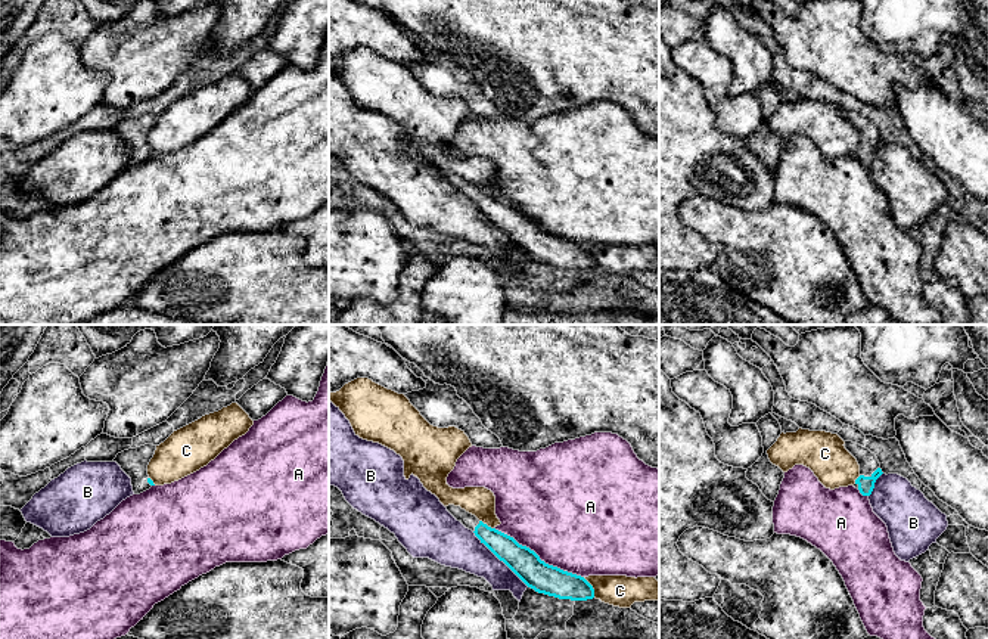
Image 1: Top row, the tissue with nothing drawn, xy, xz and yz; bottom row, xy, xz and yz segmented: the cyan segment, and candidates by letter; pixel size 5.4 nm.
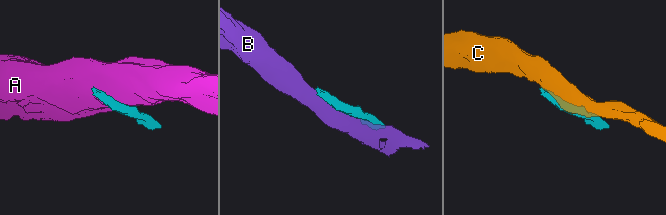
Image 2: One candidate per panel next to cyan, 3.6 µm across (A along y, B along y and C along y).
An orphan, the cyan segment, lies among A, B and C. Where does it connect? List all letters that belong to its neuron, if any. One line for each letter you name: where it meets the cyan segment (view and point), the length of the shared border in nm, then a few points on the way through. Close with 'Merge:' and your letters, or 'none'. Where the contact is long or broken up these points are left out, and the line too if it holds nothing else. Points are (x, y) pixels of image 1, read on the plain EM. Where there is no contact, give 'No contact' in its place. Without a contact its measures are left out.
Merge: none

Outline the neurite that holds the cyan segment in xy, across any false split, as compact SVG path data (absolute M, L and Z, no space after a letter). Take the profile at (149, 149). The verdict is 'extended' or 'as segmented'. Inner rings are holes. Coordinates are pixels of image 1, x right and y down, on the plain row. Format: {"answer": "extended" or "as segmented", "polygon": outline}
{"answer": "extended", "polygon": "M145 114L136 118L128 118L116 124L116 131L121 139L131 148L134 164L149 159L153 151L147 145L147 134L153 127L156 115Z"}

